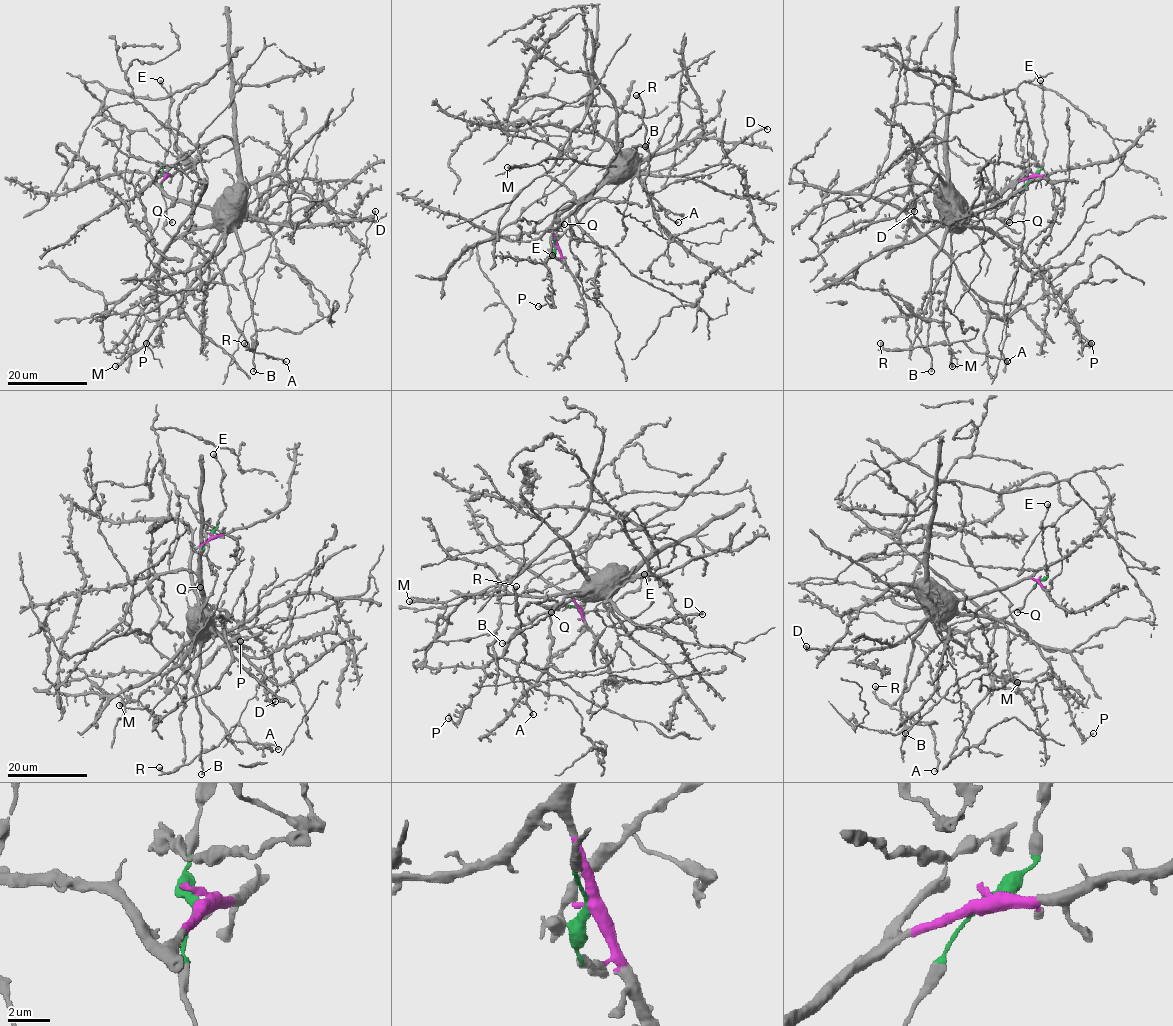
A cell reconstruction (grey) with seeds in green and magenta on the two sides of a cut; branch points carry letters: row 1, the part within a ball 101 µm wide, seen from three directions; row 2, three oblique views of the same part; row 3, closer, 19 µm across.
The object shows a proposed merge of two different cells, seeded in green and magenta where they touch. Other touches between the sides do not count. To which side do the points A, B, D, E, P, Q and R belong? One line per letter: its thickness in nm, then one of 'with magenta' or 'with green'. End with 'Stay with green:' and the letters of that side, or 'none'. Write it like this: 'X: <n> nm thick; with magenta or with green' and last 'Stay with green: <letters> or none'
A: 400 nm thick; with green
B: 280 nm thick; with magenta
D: 320 nm thick; with magenta
E: 600 nm thick; with green
P: 320 nm thick; with magenta
Q: 400 nm thick; with green
R: 550 nm thick; with green
Stay with green: A, E, Q, R

